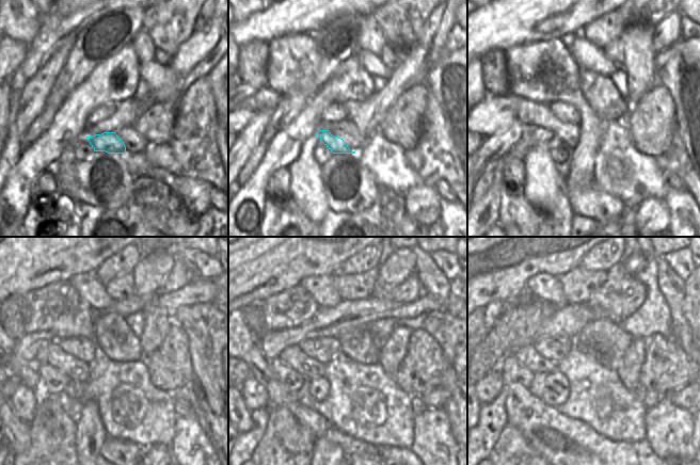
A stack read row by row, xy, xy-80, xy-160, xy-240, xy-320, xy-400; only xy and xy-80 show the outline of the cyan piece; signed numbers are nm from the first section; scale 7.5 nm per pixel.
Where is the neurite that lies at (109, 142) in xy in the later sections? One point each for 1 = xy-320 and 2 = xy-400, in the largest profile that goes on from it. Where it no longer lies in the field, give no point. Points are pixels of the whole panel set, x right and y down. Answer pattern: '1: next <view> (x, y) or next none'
1: next xy-320 (292, 381)
2: next xy-400 (511, 370)

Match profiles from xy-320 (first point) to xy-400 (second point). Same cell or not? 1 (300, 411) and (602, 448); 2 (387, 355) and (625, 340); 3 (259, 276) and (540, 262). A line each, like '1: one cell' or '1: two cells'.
1: one cell
2: two cells
3: one cell

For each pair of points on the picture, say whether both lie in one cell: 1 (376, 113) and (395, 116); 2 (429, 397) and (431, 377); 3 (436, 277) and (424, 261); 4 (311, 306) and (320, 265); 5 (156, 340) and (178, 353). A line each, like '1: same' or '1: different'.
1: different
2: different
3: same
4: different
5: different

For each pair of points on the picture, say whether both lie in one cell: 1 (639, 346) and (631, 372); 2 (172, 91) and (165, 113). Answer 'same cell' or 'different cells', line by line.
1: same cell
2: different cells

